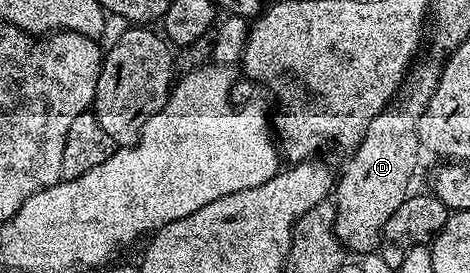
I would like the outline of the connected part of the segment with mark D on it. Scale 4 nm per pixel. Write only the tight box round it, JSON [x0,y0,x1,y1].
[336,59,442,257]

